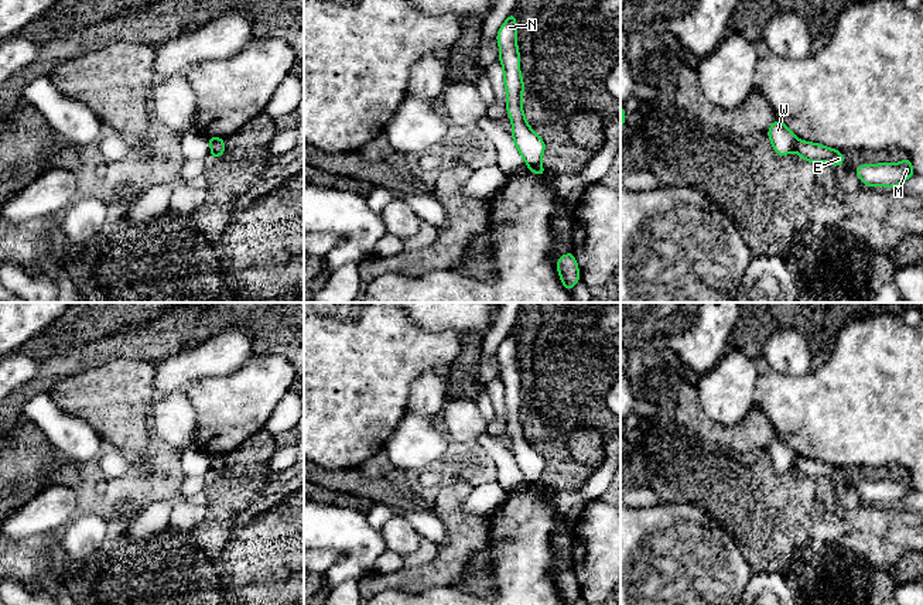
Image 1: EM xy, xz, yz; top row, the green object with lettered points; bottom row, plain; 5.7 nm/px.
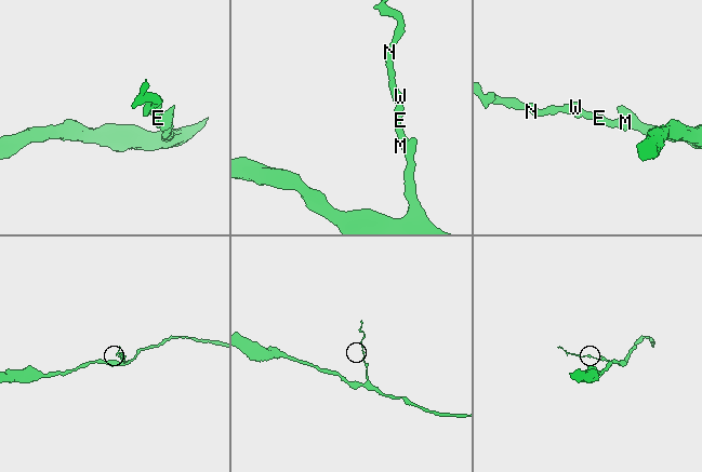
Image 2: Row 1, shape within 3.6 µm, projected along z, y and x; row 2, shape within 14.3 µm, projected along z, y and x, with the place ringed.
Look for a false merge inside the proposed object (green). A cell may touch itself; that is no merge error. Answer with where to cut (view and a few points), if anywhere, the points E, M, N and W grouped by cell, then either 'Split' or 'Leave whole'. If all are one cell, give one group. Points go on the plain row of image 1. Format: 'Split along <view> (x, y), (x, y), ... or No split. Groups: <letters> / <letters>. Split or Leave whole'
No split. Groups: E M N W. Leave whole

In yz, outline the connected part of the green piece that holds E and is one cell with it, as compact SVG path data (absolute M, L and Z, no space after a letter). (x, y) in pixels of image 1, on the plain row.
M777 435L770 441L768 450L773 466L777 472L783 474L796 468L803 476L809 479L825 478L833 483L845 479L841 468L810 458L803 458Z

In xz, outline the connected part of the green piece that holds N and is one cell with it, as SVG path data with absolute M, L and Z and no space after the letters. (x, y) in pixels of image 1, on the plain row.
M512 329L498 348L496 353L500 365L499 379L503 383L503 400L506 401L506 427L512 438L512 455L526 478L527 486L543 493L546 491L541 475L546 459L531 445L522 423L524 397L520 392L520 369L517 366L516 331Z

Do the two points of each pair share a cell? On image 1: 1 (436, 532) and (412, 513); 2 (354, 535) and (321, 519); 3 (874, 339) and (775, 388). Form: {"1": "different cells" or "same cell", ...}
{"1": "same cell", "2": "same cell", "3": "same cell"}

